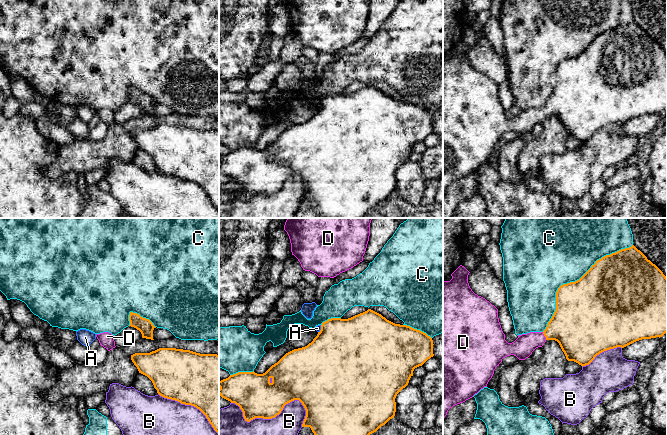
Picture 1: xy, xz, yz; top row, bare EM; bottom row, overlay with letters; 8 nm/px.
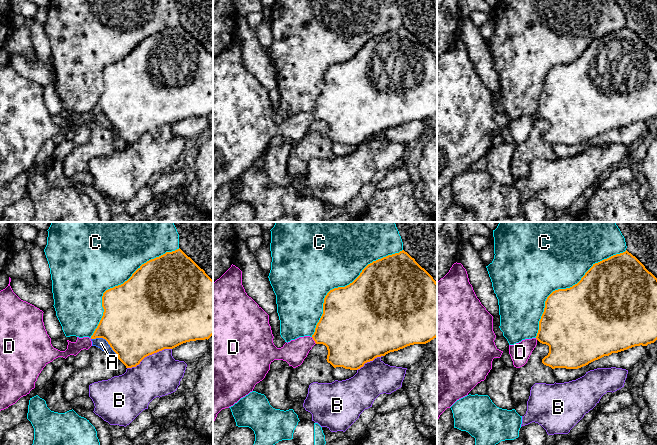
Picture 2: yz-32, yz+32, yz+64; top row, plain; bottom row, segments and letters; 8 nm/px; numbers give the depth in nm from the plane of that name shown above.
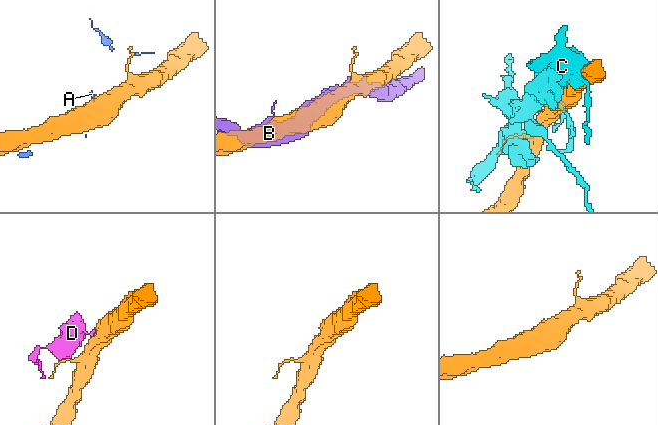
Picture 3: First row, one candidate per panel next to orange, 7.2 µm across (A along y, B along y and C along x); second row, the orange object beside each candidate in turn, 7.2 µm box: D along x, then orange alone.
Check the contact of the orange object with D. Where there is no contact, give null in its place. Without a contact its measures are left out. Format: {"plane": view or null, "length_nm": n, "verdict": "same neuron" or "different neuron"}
{"plane": "yz", "length_nm": 70, "verdict": "same neuron"}

